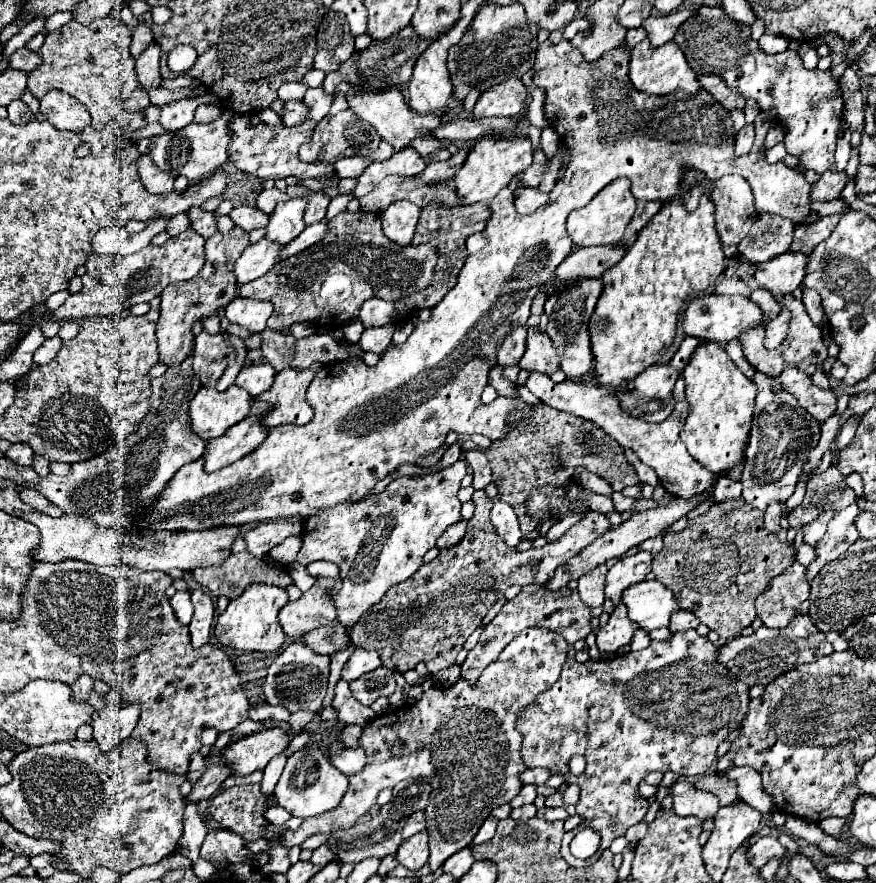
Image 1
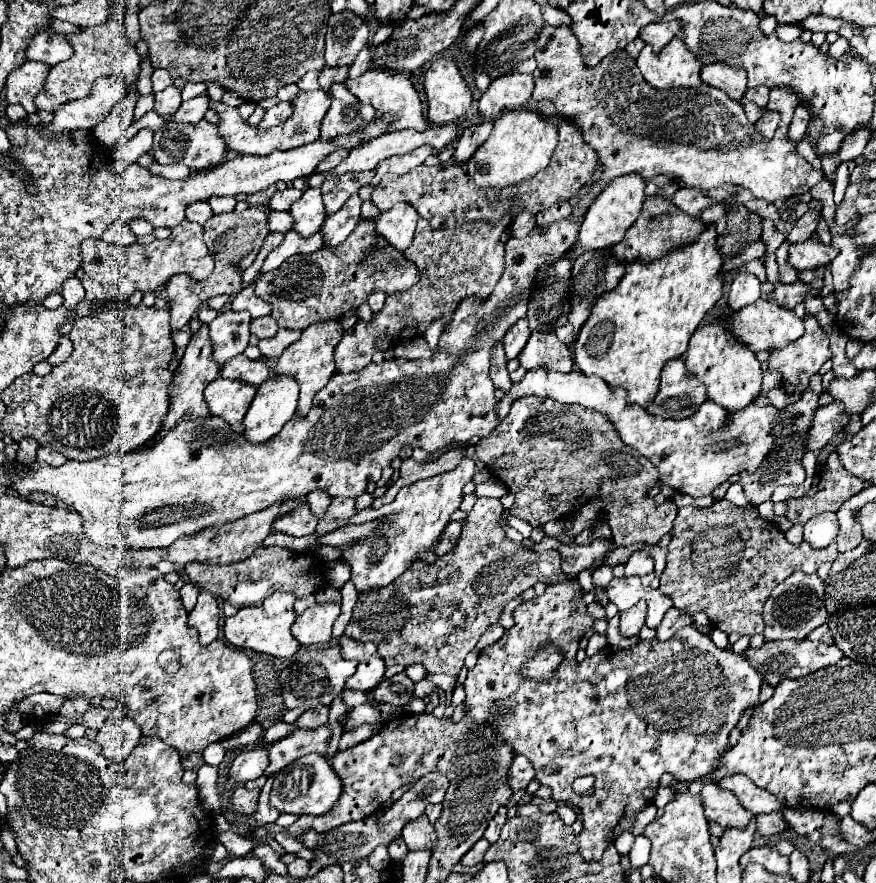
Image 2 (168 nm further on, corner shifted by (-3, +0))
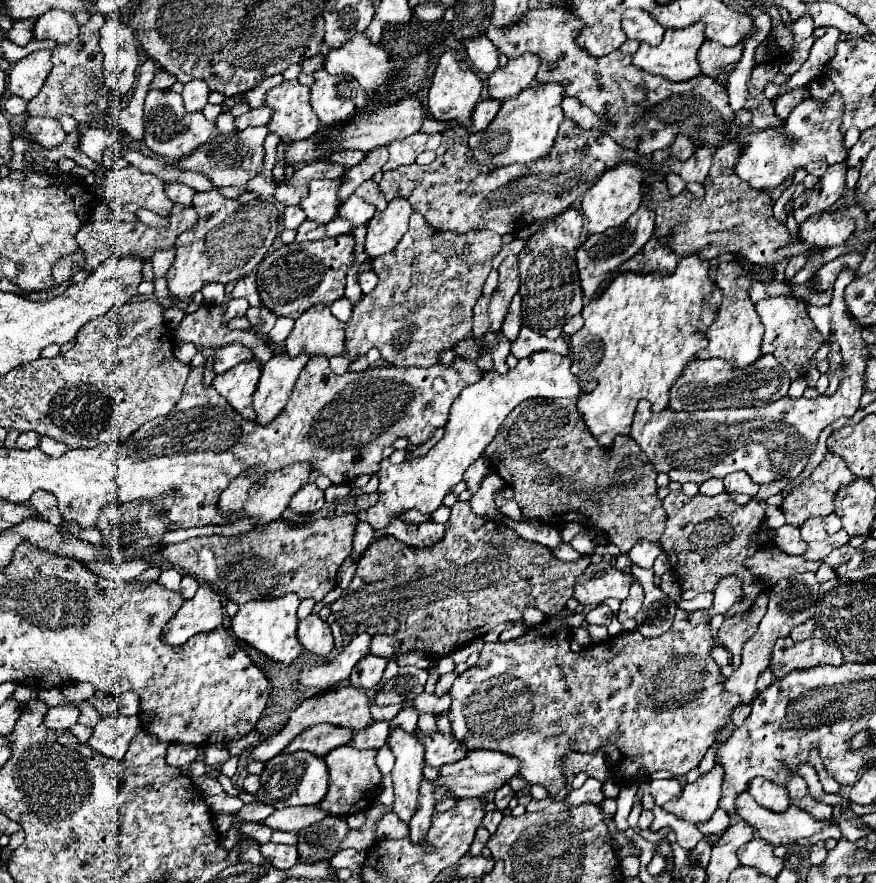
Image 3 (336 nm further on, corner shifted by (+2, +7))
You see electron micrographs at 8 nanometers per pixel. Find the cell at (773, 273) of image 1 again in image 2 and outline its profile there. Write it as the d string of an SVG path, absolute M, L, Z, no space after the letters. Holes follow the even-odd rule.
M808 238L802 244L792 244L790 246L790 264L796 270L810 270L810 268L820 268L828 266L836 256L838 248L826 246L820 242L820 238Z

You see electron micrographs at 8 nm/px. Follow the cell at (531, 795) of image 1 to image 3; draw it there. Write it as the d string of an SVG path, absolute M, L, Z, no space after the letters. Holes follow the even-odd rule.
M503 785L497 793L495 793L495 803L499 805L499 809L505 809L507 807L507 803L511 801L511 797L513 797L515 793L513 793L513 789L511 789L511 785Z

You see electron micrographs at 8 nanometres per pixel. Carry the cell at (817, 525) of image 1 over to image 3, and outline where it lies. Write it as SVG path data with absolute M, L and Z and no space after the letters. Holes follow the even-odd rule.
M833 513L829 517L809 517L805 525L801 525L801 537L803 541L823 541L829 535L837 533L841 529L841 519Z

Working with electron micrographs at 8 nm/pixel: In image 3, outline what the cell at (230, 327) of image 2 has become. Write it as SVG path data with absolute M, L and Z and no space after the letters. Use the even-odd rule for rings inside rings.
M231 299L227 303L227 309L225 309L225 315L223 315L223 321L229 323L233 317L245 317L249 309L249 303L245 299Z

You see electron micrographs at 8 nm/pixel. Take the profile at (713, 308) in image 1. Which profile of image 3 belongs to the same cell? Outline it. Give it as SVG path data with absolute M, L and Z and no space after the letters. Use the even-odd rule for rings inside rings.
M767 297L757 301L755 309L765 325L761 353L771 353L773 357L777 357L777 361L787 369L789 377L797 379L801 365L807 363L823 343L823 335L817 333L813 321L805 311L805 301L797 297Z

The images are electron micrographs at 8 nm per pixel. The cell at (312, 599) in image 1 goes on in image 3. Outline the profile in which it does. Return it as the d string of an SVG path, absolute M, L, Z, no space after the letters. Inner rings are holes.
M311 613L307 619L299 621L297 637L307 651L317 655L327 655L335 645L331 627L317 613Z

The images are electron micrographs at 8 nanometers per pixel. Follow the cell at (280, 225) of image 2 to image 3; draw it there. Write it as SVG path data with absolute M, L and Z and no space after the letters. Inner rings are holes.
M285 207L285 213L283 213L285 229L297 229L303 221L305 221L305 213L301 211L301 207Z

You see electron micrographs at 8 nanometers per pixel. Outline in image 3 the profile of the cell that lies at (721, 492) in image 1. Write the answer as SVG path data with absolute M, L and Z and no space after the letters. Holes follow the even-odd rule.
M711 478L700 485L699 492L706 496L715 496L725 491L722 479Z

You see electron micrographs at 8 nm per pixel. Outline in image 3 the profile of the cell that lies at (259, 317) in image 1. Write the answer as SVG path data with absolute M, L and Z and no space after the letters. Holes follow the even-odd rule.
M247 275L243 279L237 281L235 289L233 289L233 297L243 297L249 301L251 307L259 307L259 293L257 293L257 285L255 285L255 275Z

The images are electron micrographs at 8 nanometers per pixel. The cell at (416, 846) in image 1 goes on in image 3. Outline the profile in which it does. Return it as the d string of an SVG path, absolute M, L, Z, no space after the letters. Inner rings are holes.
M391 729L387 737L387 745L395 753L395 767L391 771L393 785L395 785L395 803L393 813L403 821L409 823L413 813L417 811L417 797L419 787L423 781L423 745L409 733L401 729Z

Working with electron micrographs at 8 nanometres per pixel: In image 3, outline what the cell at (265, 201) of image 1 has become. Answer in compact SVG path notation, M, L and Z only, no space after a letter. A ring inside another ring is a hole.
M279 185L275 191L275 199L285 207L297 205L305 195L307 195L307 187L295 187L295 185Z

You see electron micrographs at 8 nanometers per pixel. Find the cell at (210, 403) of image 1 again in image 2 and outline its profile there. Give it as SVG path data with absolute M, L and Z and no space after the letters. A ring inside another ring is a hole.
M218 378L210 386L206 386L204 396L208 408L214 416L222 416L236 432L242 432L242 420L254 400L256 388L242 380L226 380Z

